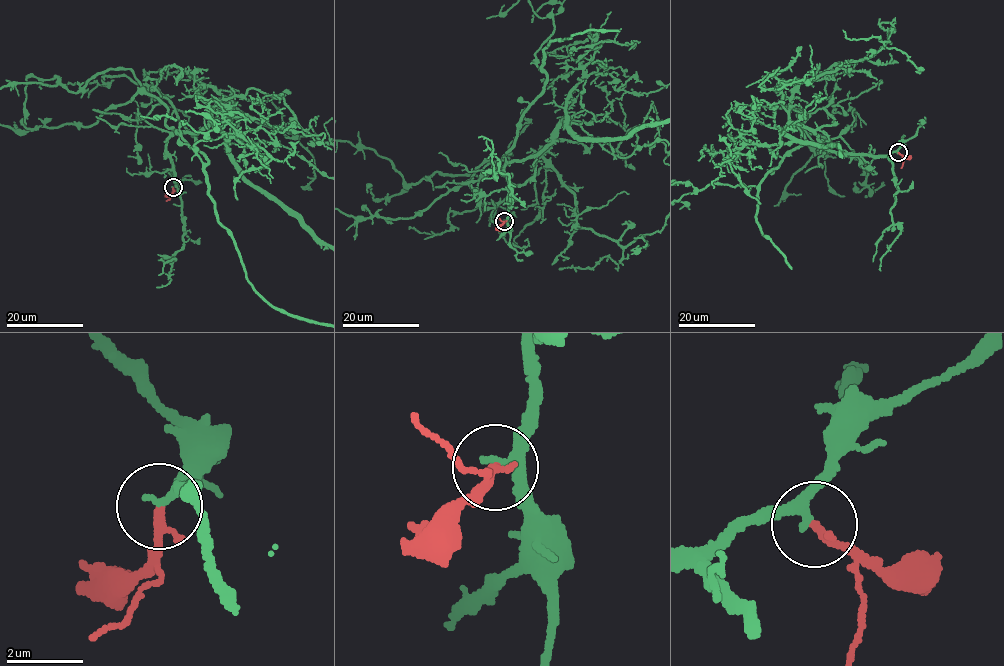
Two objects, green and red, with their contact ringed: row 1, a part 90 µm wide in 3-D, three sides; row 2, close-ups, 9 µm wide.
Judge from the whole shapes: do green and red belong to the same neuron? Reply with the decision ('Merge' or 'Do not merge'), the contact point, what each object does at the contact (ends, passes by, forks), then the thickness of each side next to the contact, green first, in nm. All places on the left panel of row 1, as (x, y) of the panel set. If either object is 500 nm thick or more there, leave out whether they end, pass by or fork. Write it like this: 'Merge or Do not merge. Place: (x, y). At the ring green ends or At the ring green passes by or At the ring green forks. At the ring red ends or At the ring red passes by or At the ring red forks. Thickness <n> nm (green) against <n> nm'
Merge. Place: (173, 187). At the ring green passes by. At the ring red ends. Thickness 260 nm (green) against 240 nm

